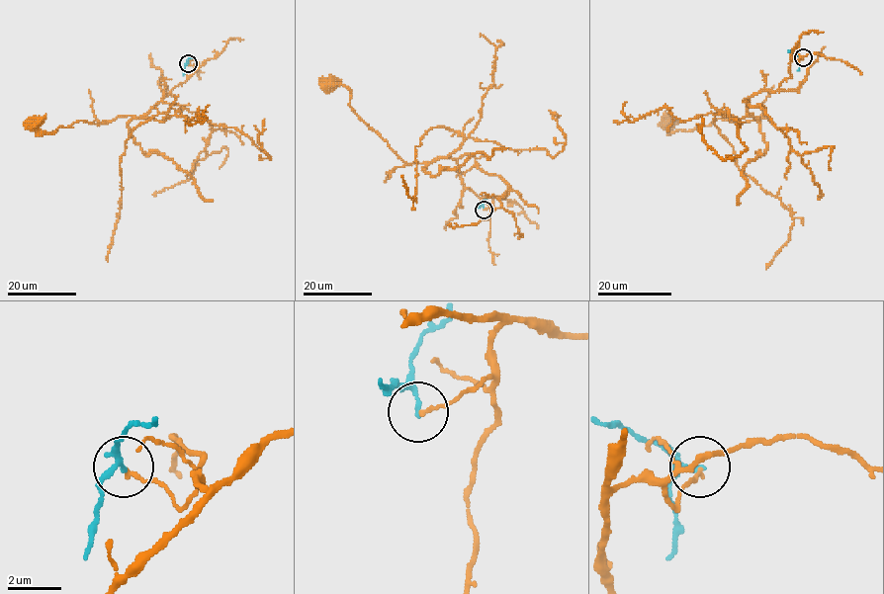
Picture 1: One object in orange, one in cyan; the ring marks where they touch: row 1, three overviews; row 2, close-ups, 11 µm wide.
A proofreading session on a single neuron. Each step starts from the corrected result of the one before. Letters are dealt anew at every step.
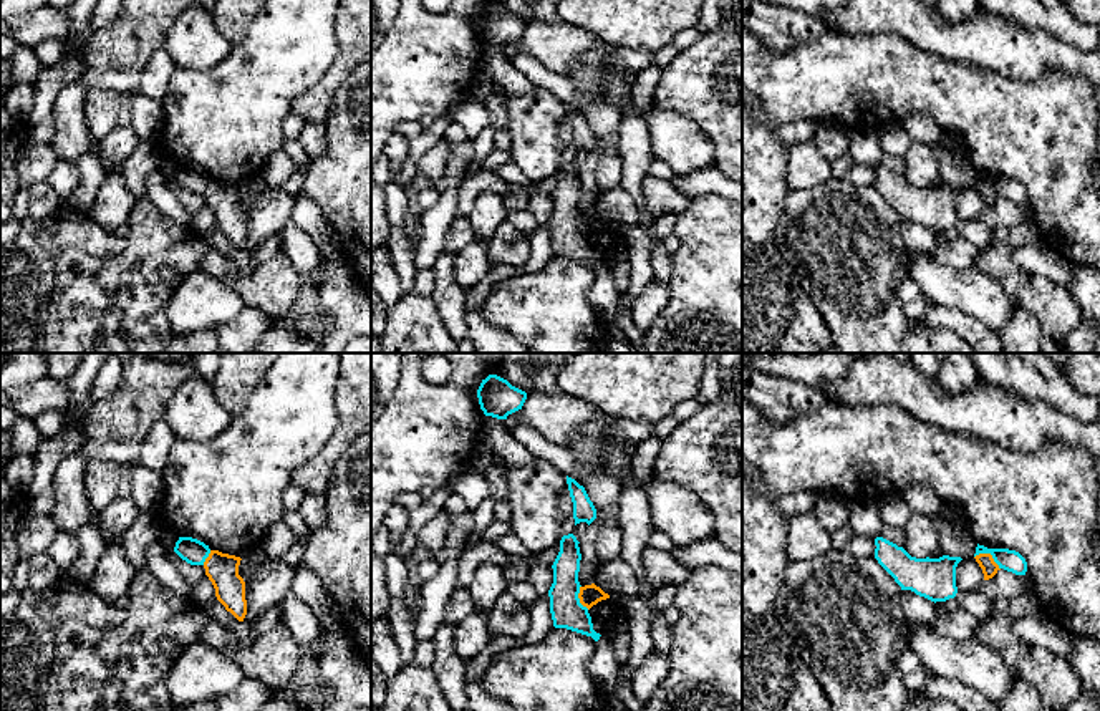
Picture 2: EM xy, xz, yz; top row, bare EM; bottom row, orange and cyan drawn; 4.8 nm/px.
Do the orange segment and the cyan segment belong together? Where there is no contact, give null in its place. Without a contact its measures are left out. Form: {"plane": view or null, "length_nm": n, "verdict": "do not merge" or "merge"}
{"plane": "yz", "length_nm": 140, "verdict": "do not merge"}

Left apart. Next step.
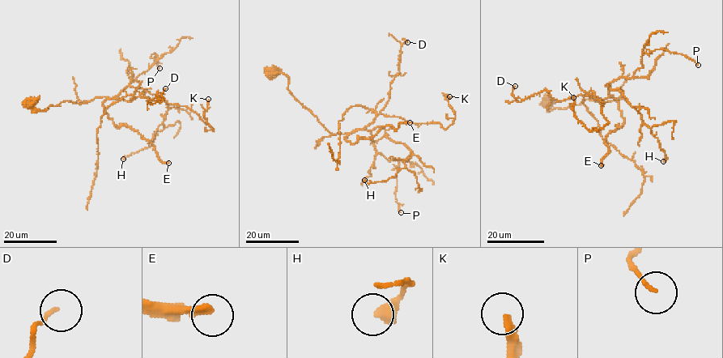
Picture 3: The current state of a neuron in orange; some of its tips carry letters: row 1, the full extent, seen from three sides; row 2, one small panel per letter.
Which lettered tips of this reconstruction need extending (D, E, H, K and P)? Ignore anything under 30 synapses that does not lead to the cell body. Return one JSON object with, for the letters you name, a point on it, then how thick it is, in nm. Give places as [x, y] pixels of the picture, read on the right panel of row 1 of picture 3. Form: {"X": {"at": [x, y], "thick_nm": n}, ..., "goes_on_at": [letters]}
{"E": {"at": [601, 165], "thick_nm": 320}, "goes_on_at": ["E"]}

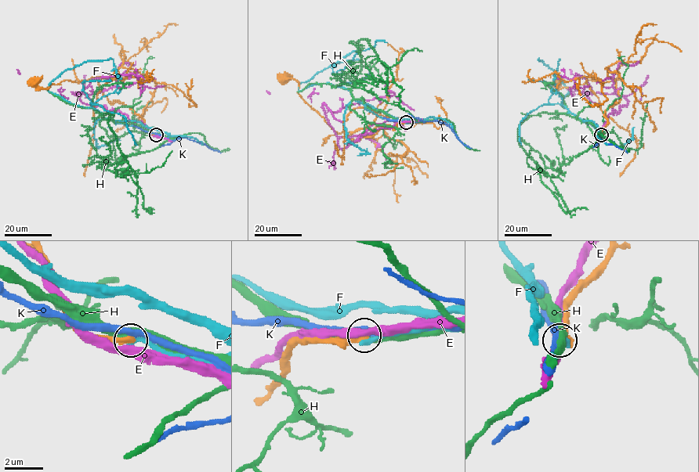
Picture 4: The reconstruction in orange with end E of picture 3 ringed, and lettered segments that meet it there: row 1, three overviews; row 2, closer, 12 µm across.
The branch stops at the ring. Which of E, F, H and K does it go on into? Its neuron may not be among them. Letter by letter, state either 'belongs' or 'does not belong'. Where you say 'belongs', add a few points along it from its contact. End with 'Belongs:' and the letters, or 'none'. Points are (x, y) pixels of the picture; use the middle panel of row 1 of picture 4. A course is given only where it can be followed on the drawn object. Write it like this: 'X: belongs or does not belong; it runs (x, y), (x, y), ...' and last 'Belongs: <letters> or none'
E: does not belong
F: does not belong
H: does not belong
K: does not belong
Belongs: none

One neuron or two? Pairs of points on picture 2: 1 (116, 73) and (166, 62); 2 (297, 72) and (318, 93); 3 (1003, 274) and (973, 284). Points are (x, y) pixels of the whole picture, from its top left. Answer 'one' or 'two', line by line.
1: two
2: two
3: two

